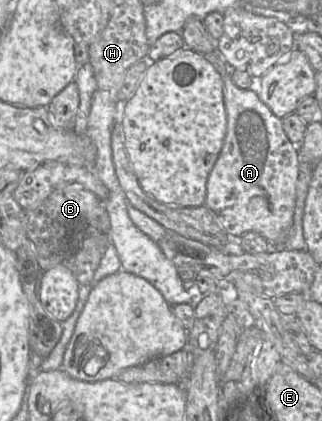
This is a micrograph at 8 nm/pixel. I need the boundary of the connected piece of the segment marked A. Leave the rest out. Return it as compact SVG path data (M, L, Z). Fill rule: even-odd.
M218 42L216 52L205 56L221 75L227 115L223 146L207 180L205 206L215 214L218 223L231 238L240 238L249 231L255 231L264 236L272 247L280 246L293 225L300 170L298 146L284 132L282 119L261 101L254 90L241 89L234 84L224 56L218 50Z

